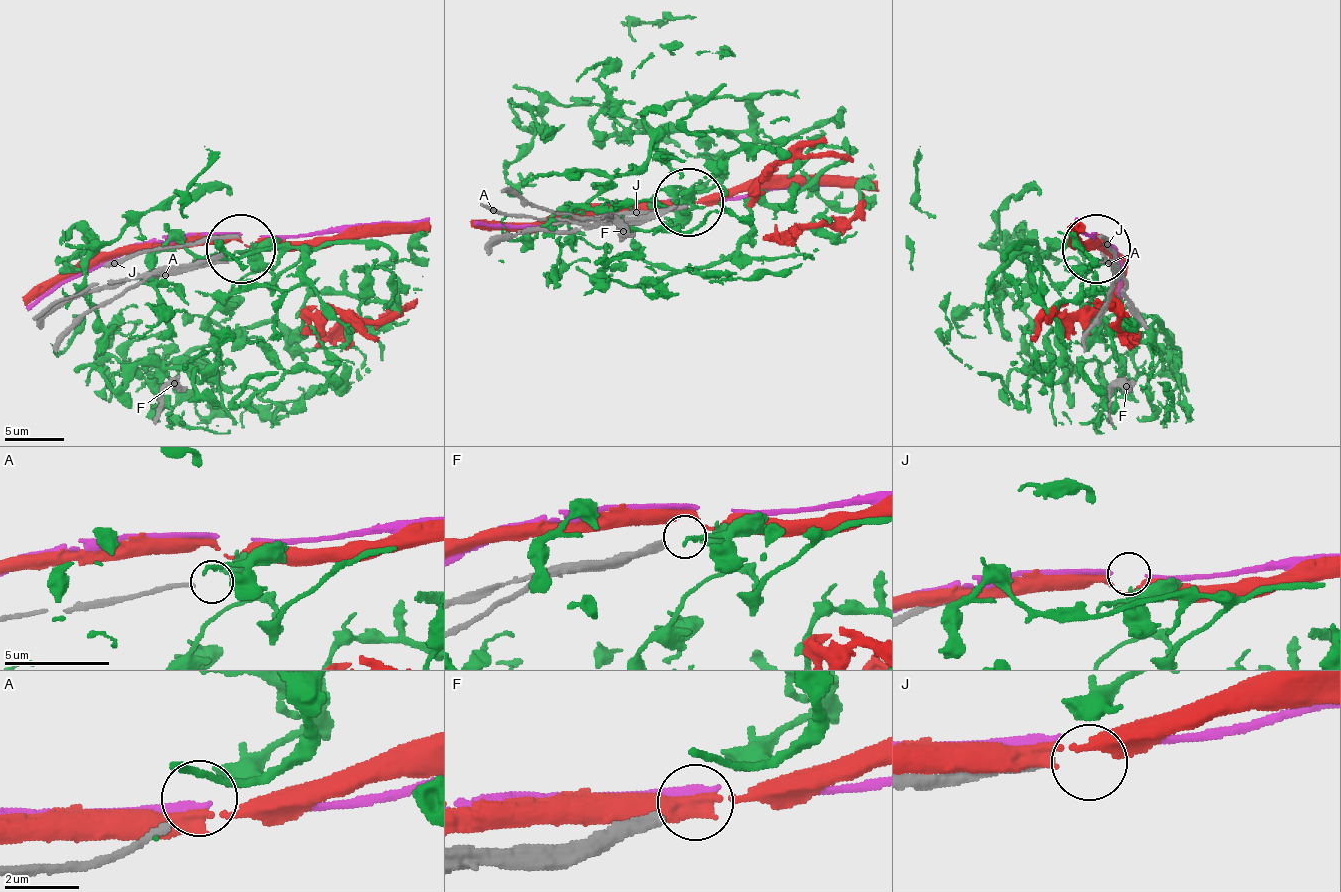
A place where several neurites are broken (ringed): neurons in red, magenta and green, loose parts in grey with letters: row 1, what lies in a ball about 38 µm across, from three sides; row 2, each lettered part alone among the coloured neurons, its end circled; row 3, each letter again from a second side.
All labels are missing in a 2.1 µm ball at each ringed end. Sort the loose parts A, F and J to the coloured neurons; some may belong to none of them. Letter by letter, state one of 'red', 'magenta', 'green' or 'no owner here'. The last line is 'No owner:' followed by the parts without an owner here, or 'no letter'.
A: no owner here
F: no owner here
J: no owner here
No owner: A, F, J

